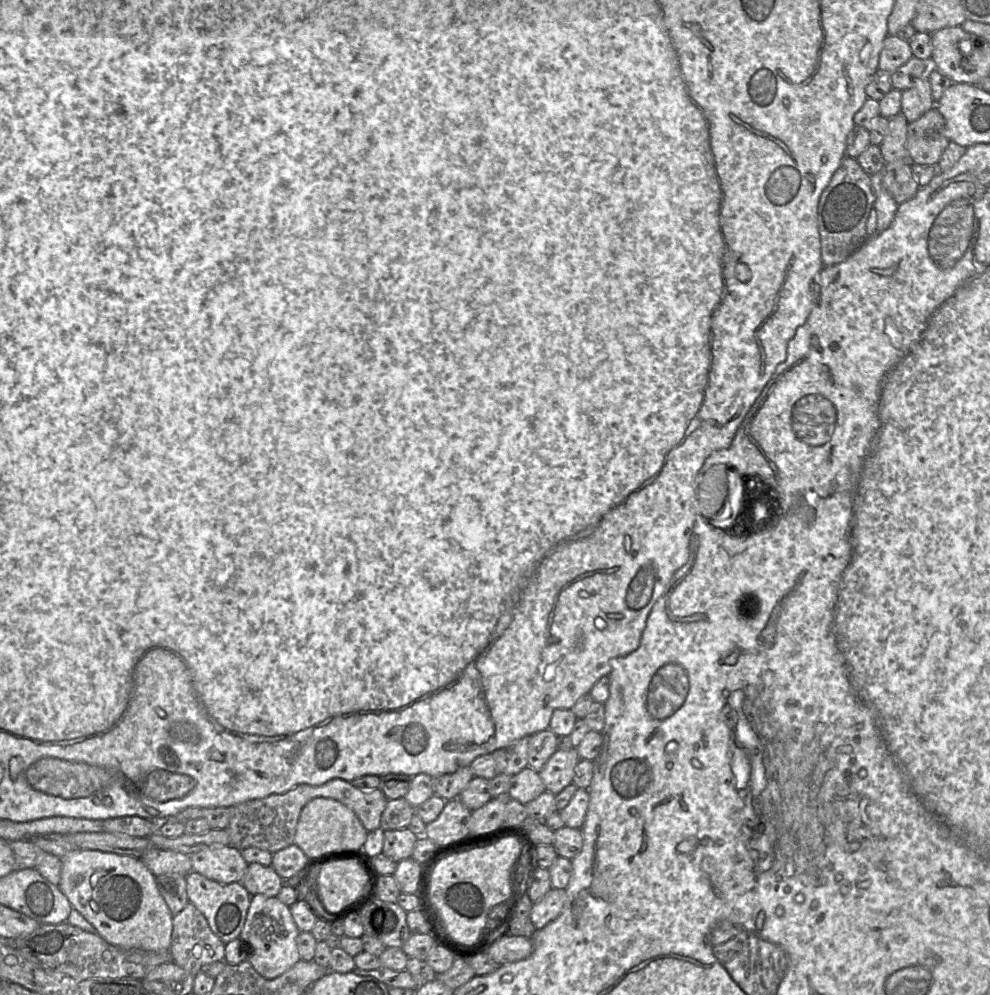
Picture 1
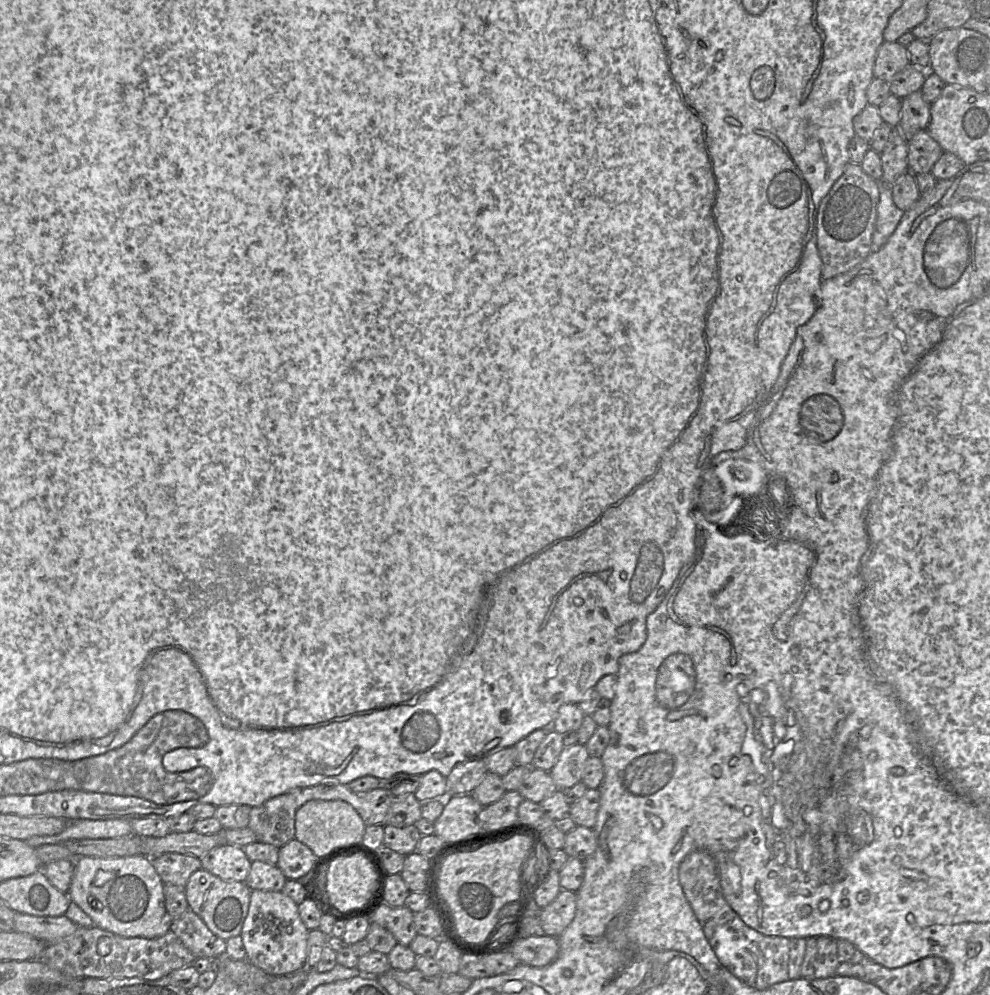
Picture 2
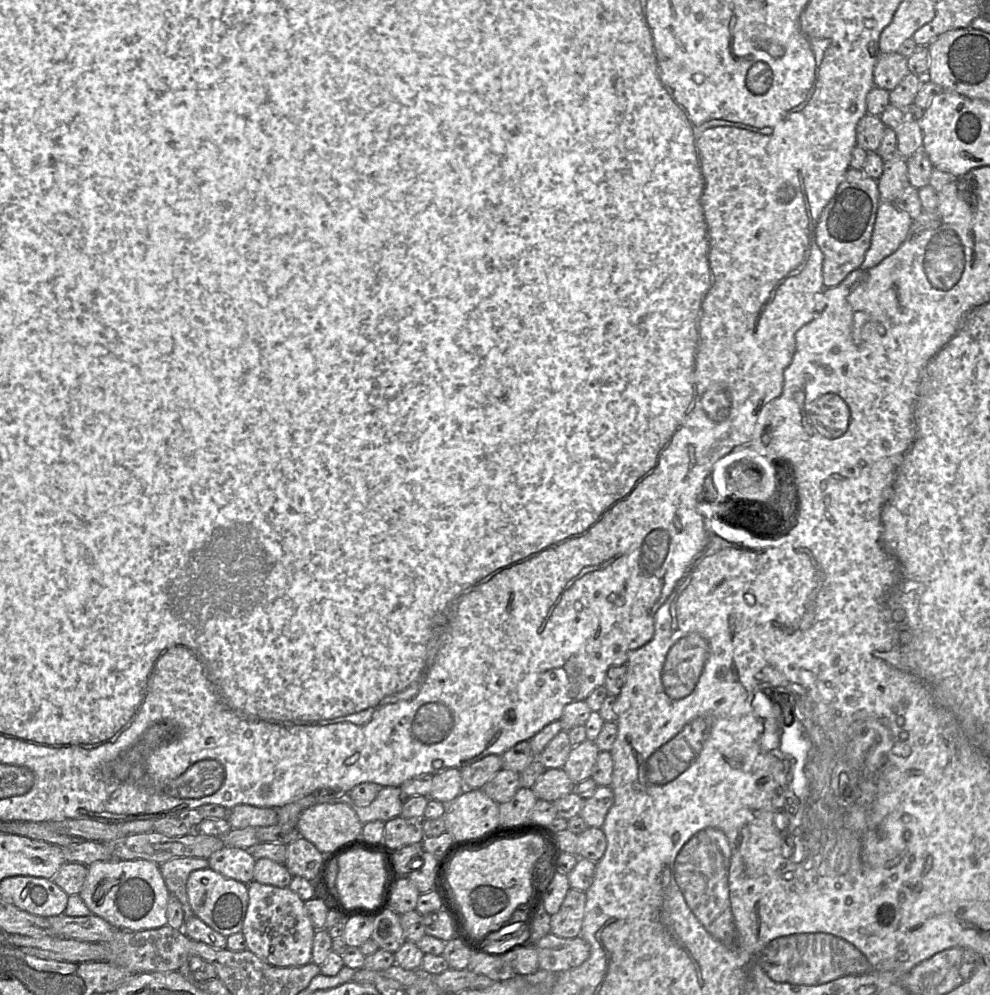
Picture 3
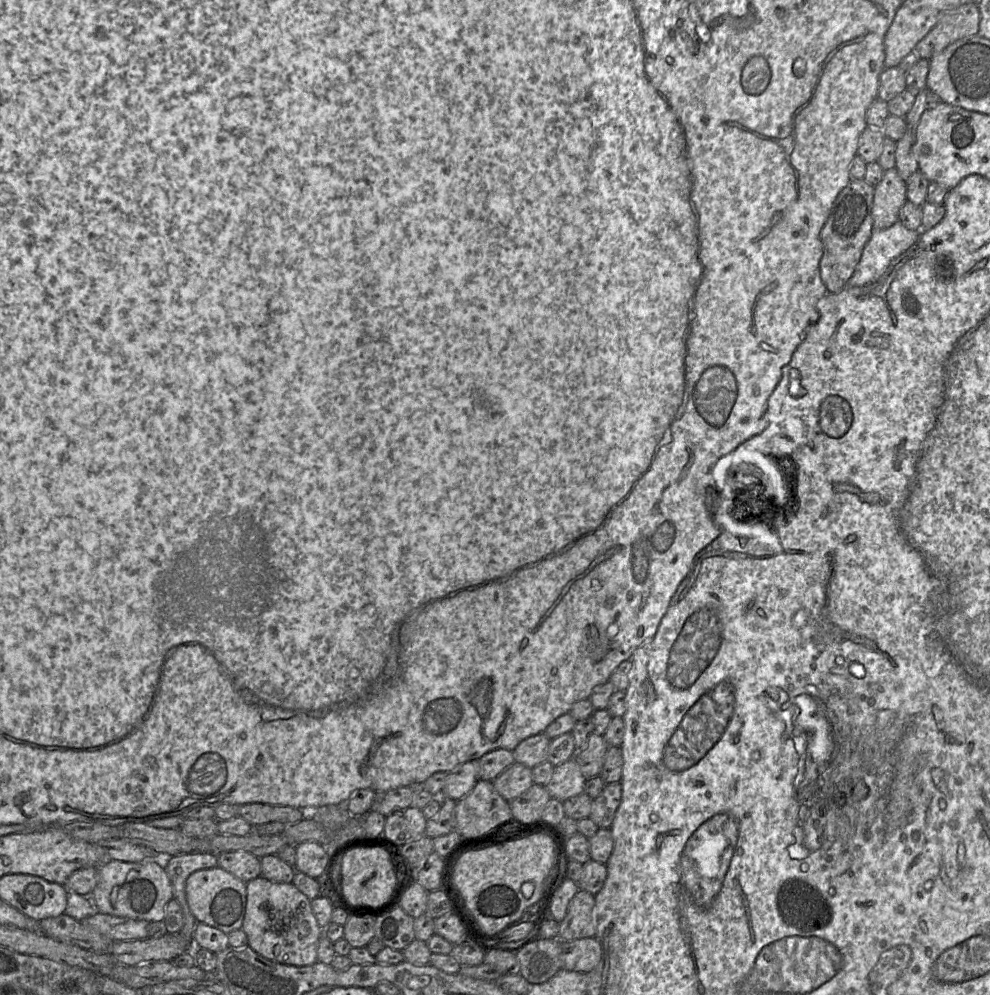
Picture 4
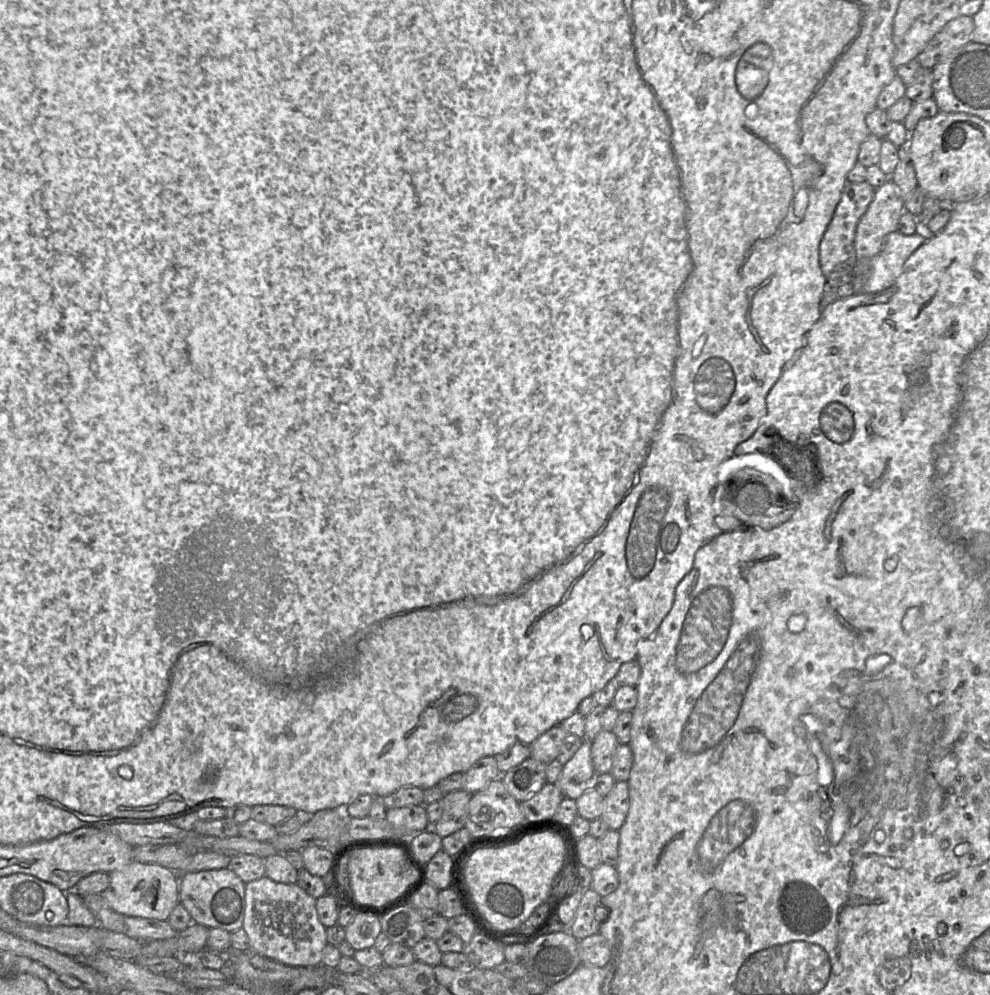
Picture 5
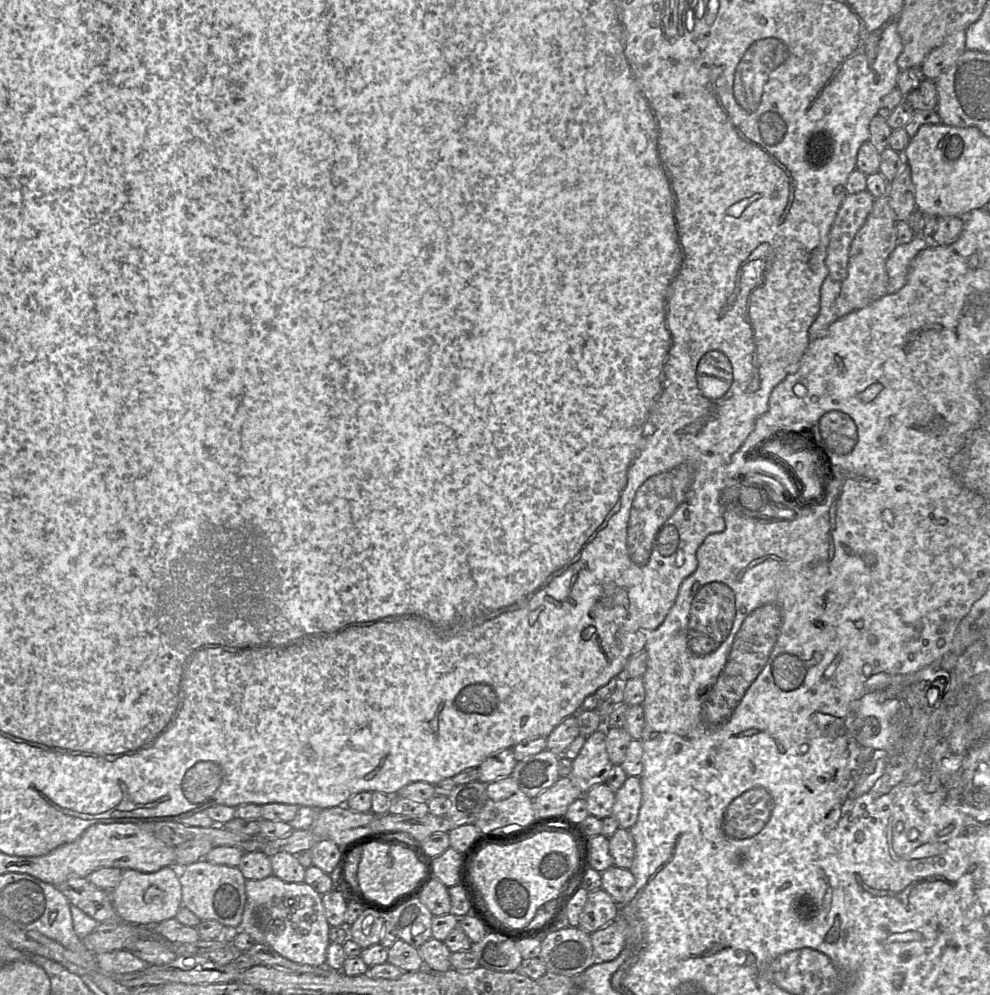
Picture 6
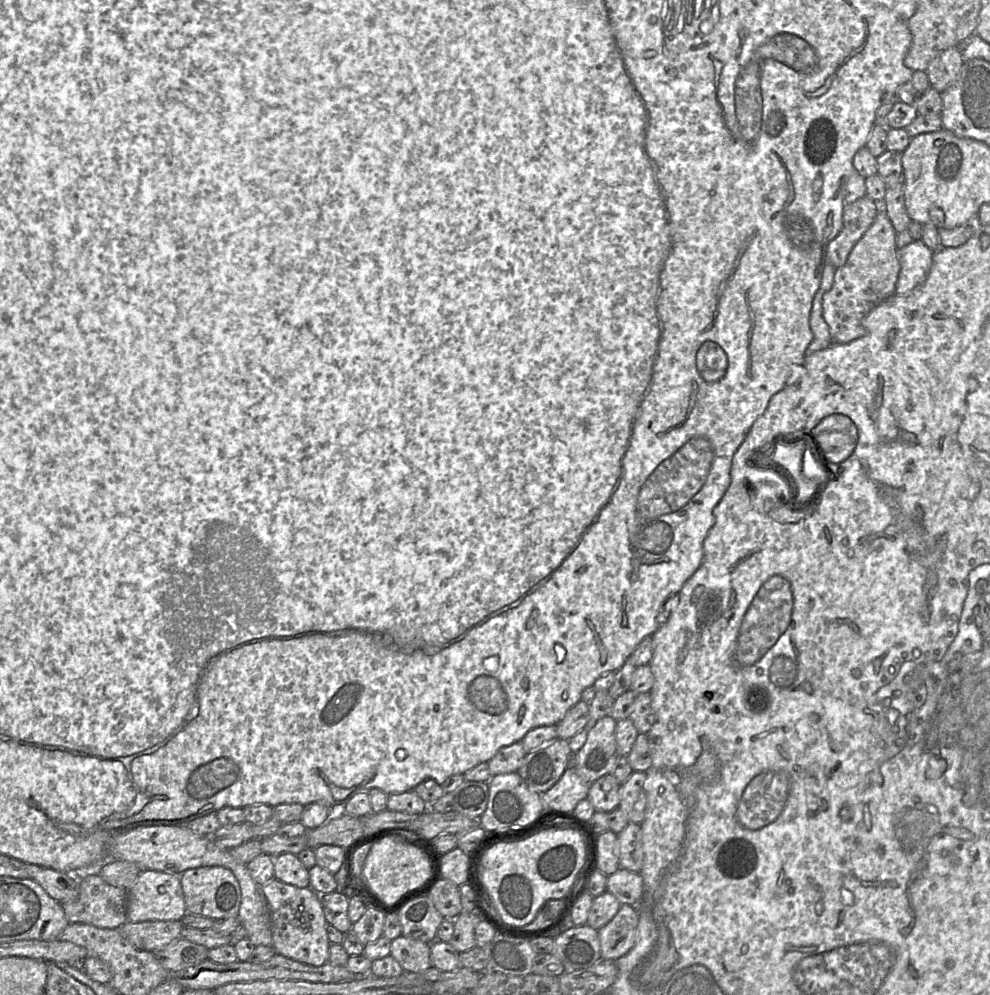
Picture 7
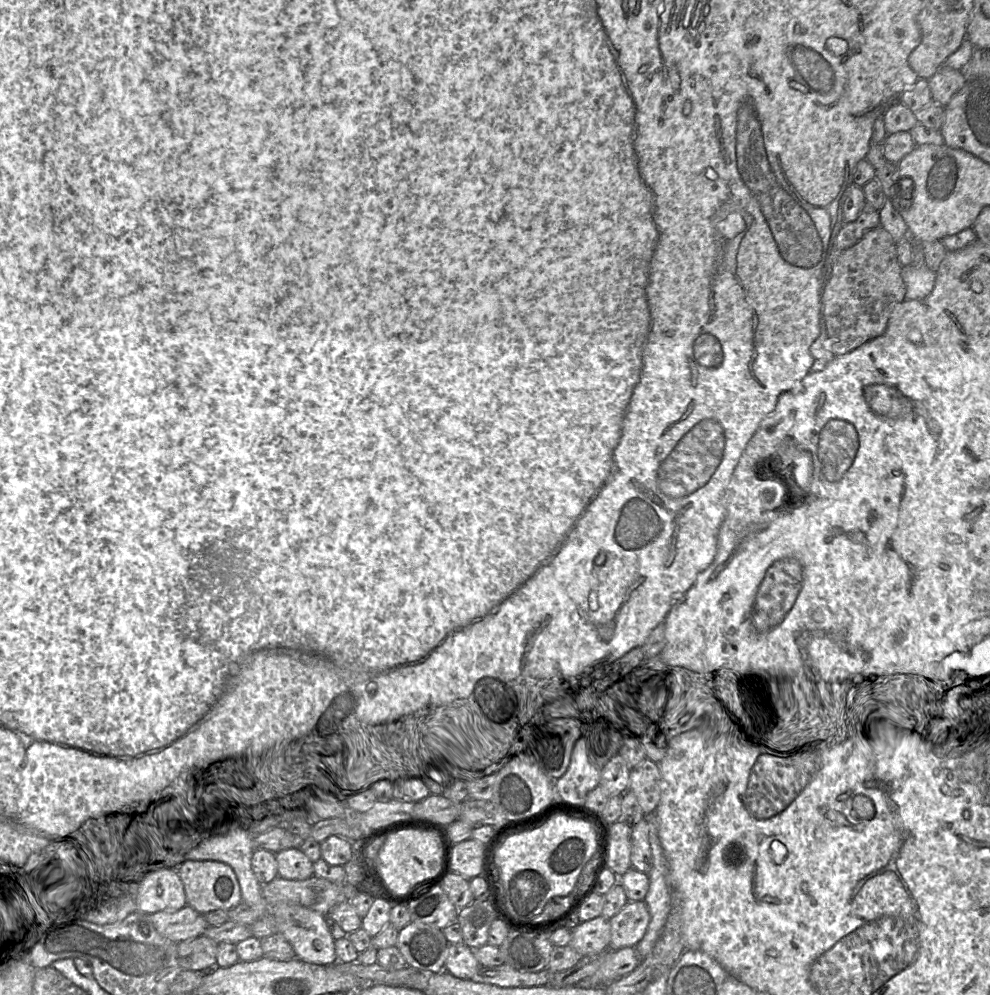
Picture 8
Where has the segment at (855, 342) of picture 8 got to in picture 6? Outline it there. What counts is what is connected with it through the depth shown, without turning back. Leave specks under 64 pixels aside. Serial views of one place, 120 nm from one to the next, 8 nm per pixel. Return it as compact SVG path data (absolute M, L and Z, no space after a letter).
M887 195L876 198L865 223L856 233L849 251L847 276L836 299L836 317L863 309L887 294L886 261L897 246L896 217Z

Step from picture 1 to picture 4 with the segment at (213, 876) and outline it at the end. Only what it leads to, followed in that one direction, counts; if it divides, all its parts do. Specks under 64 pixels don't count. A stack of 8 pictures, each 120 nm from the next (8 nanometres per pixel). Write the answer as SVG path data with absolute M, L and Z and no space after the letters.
M246 851L222 852L217 856L218 867L243 881L249 882L261 876L260 859Z

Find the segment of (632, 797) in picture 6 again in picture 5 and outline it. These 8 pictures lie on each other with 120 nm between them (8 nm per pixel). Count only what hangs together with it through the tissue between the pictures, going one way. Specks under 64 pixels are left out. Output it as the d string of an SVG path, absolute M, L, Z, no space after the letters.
M627 781L616 782L603 801L603 812L600 816L609 830L618 830L625 823L629 812L629 787Z

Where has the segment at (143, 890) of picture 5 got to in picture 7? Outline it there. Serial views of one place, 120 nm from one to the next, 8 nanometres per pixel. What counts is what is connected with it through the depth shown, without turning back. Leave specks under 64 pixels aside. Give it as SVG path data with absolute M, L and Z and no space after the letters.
M141 870L128 889L127 921L181 921L187 910L179 876Z

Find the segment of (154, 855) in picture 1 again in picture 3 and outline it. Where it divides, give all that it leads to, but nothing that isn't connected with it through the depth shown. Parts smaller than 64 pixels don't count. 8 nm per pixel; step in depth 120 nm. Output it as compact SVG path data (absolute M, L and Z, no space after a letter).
M179 857L172 858L158 865L169 893L177 897L182 905L185 922L187 919L194 916L186 890L189 874L194 870L209 867L208 859Z

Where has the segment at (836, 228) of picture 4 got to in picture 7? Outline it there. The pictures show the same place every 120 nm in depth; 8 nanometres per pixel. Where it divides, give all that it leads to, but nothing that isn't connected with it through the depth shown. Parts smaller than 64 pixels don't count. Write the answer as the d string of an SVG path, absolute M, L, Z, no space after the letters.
M866 195L852 204L845 205L842 228L827 246L827 262L835 268L843 266L856 243L874 222L879 211L880 205Z

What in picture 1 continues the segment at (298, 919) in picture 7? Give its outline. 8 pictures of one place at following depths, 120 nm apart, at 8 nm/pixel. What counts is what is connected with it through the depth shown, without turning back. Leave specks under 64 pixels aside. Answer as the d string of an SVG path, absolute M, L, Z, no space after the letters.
M251 895L244 927L239 939L249 947L248 962L264 978L275 979L301 960L296 939L300 933L290 908L276 896Z

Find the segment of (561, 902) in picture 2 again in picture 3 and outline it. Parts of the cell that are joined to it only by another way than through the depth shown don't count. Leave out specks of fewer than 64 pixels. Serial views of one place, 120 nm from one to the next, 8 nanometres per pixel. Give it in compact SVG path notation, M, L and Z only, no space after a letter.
M570 888L560 910L551 916L551 933L562 938L579 937L585 905L586 893Z

